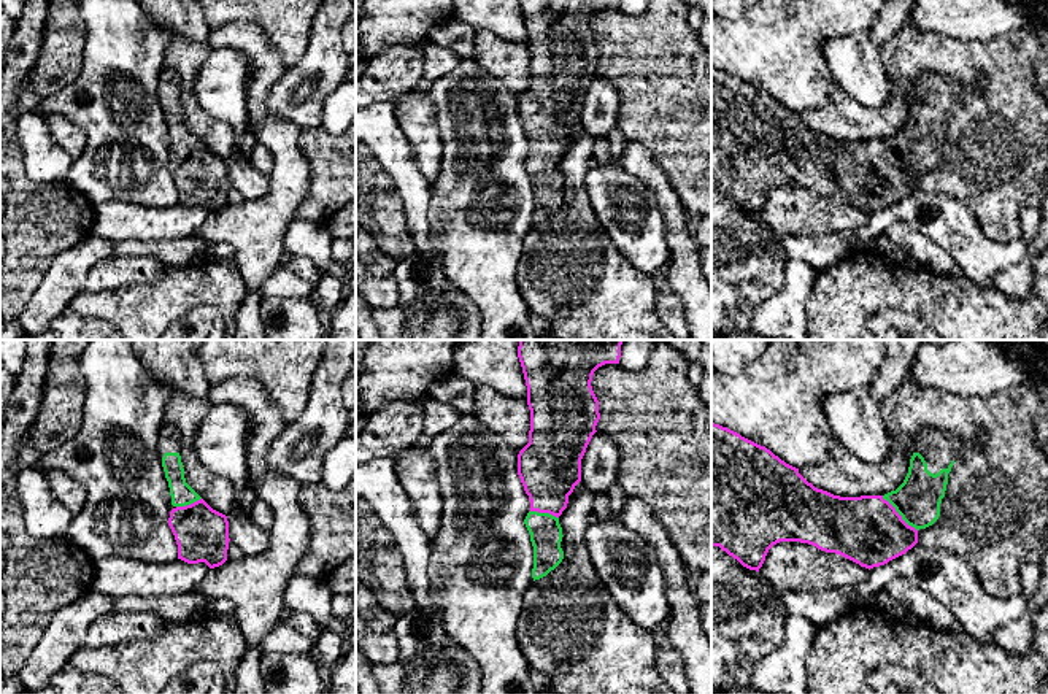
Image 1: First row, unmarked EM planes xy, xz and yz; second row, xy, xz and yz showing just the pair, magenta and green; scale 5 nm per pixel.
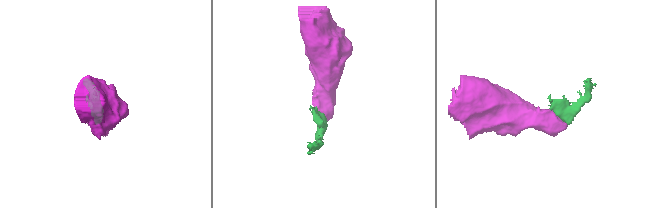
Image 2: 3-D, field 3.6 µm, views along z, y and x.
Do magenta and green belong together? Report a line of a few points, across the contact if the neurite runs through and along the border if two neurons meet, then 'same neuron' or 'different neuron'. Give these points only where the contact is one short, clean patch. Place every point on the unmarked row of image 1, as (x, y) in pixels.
yz (867, 173), (885, 172), (899, 159), (918, 143) | same neuron

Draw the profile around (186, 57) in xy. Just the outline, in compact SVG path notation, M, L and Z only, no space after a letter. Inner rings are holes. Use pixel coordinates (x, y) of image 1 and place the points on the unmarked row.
M173 41L165 54L165 67L176 70L179 100L186 127L216 156L230 159L235 148L235 130L229 122L213 118L197 102L194 83L208 52L208 43Z

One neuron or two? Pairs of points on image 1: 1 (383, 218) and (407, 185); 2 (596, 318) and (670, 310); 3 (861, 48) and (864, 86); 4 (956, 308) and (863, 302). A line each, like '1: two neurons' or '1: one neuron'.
1: two neurons
2: two neurons
3: one neuron
4: one neuron

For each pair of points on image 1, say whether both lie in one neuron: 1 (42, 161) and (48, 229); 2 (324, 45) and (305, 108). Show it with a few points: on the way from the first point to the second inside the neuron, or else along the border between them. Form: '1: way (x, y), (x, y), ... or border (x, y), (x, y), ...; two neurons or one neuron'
1: border (21, 153), (29, 178), (40, 183), (65, 181); two neurons
2: way (324, 61), (326, 77), (318, 92); one neuron

